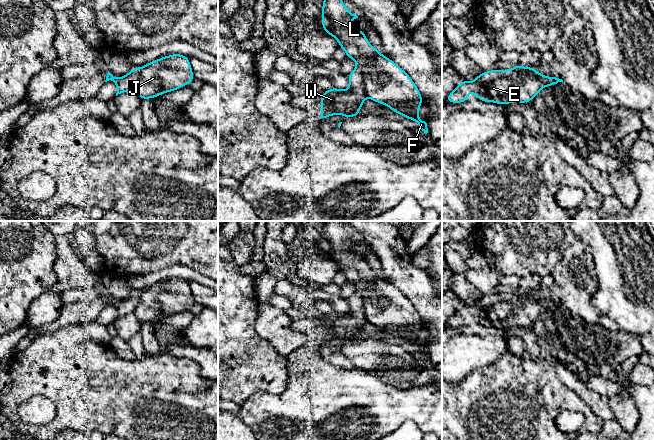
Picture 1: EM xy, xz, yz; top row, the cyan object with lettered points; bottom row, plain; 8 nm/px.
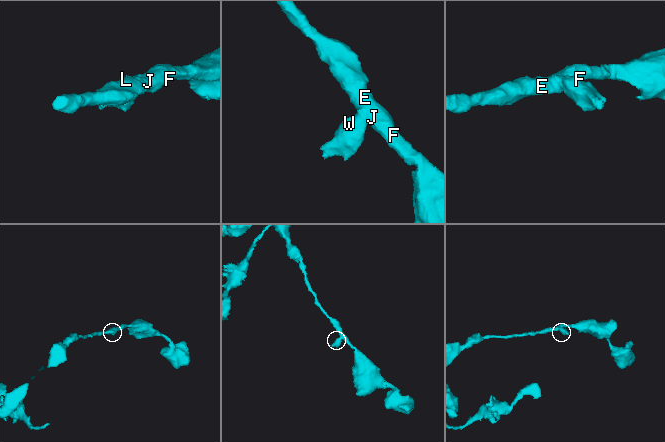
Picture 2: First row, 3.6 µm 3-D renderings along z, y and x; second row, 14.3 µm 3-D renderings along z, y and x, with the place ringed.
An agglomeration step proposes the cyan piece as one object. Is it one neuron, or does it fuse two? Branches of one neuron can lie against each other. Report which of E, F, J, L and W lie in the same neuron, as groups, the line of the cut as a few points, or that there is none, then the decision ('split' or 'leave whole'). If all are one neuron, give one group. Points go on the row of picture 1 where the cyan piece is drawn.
E F J L / W | xz (355, 68), (362, 75), (362, 87), (366, 95) | split

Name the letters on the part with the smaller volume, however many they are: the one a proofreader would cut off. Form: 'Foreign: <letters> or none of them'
Foreign: W

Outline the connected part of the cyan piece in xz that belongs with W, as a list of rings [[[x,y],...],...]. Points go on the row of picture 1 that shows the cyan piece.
[[[355,68],[348,76],[349,89],[340,90],[335,87],[324,91],[319,98],[322,102],[321,118],[341,114],[345,118],[357,117],[366,98],[363,88],[363,75]]]

